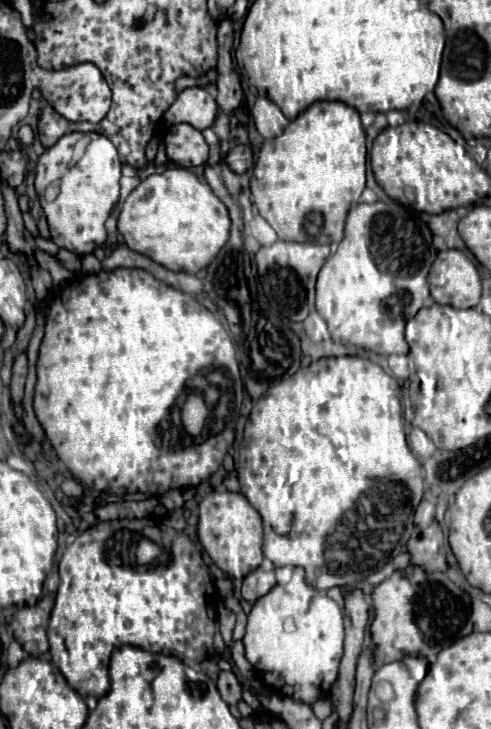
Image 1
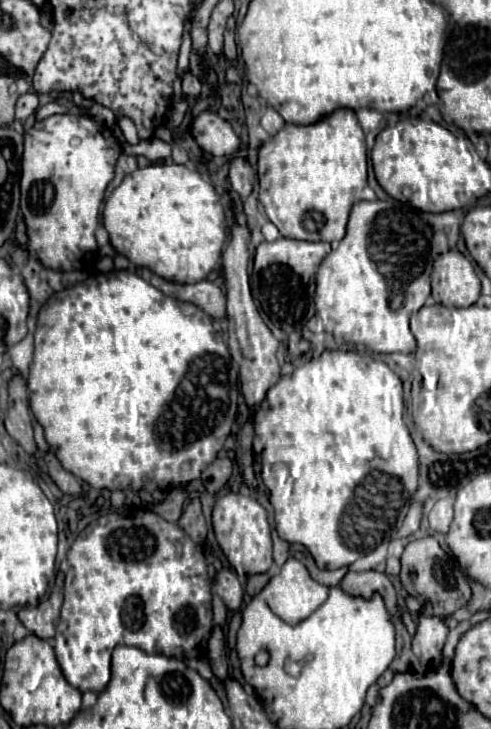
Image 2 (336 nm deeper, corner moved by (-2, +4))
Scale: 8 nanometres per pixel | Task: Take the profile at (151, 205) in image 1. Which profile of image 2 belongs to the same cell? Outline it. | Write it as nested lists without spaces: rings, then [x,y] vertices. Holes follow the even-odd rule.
[[[192,161],[183,165],[156,163],[126,175],[124,181],[106,199],[102,217],[104,227],[110,235],[110,243],[118,253],[126,255],[134,265],[148,267],[156,275],[174,283],[202,281],[220,259],[228,229],[220,195],[216,193],[208,177],[200,173]]]

